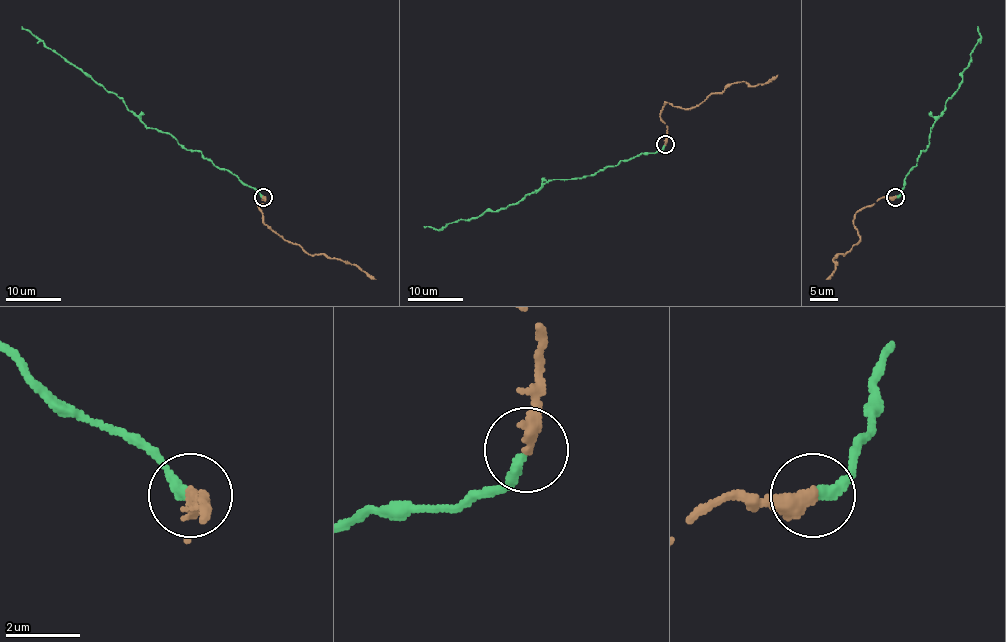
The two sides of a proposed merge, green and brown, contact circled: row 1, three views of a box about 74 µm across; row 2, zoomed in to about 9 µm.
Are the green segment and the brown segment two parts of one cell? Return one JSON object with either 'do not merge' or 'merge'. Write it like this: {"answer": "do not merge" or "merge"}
{"answer": "merge"}

